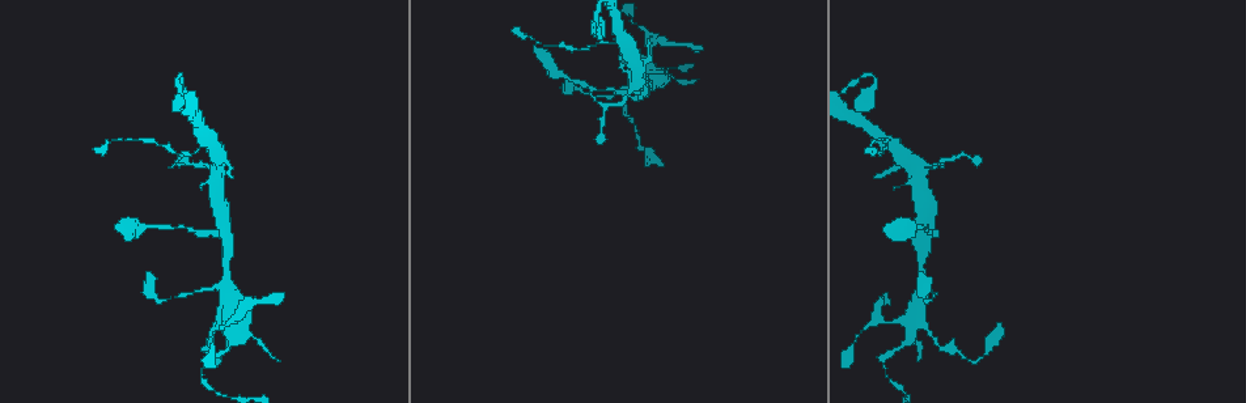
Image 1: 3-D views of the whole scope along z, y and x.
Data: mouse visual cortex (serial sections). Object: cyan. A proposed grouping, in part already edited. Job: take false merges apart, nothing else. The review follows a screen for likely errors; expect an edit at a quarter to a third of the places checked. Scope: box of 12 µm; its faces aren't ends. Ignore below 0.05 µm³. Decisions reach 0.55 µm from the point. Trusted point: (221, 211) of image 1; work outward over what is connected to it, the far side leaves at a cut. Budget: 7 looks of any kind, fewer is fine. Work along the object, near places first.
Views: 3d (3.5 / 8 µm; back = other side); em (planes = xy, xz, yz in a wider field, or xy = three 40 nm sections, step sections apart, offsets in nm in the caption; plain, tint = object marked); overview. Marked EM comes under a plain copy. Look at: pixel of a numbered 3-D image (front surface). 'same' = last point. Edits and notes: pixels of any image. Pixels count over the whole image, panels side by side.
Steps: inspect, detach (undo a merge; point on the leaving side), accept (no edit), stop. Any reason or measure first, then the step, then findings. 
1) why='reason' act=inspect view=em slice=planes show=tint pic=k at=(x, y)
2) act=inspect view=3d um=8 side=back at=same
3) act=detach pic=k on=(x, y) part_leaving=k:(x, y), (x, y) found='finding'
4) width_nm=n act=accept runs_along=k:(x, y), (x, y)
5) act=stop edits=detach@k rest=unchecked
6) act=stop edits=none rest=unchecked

why='branch point' act=inspect view=3d um=3.5 pic=1 at=(625, 48)

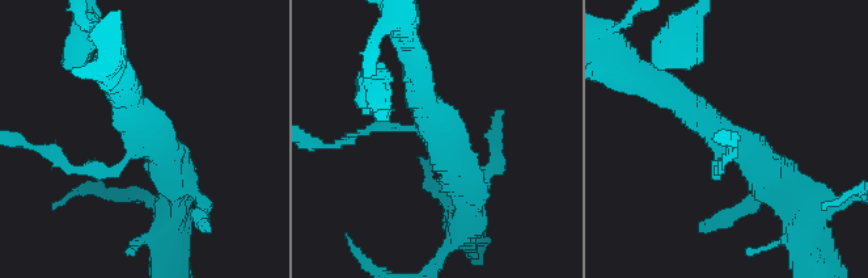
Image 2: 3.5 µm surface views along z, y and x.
arms=3 arm_widths_nm=100,350,400 act=inspect view=em slice=xy step=1 show=tint pic=2 at=(443, 137)

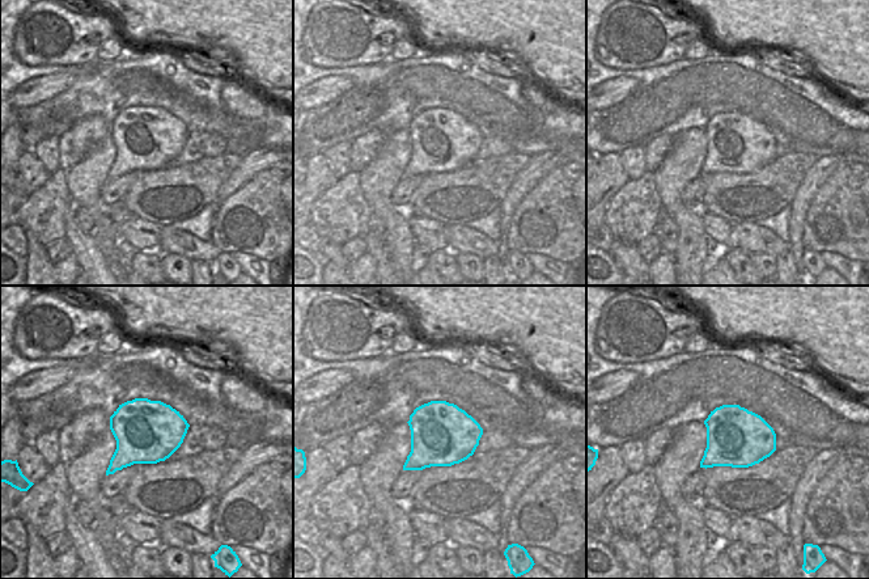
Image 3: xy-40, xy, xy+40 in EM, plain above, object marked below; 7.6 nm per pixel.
act=inspect view=em slice=xy step=2 show=tint at=same

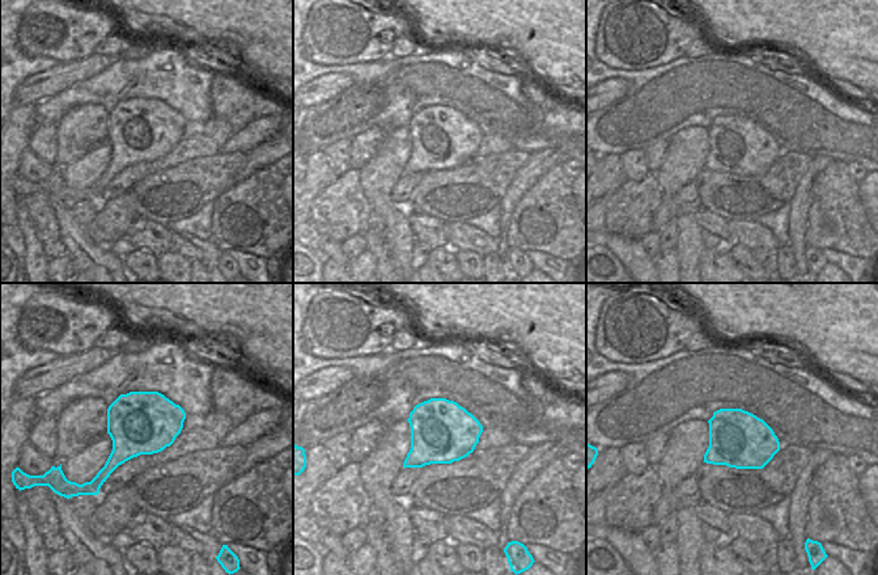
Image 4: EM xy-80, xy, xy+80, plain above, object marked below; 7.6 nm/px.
act=accept runs_along=2:(790, 182), (663, 89) found='all the same cell'

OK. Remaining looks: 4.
why='abrupt turn' act=inspect view=3d um=3.5 pic=1 at=(182, 73)

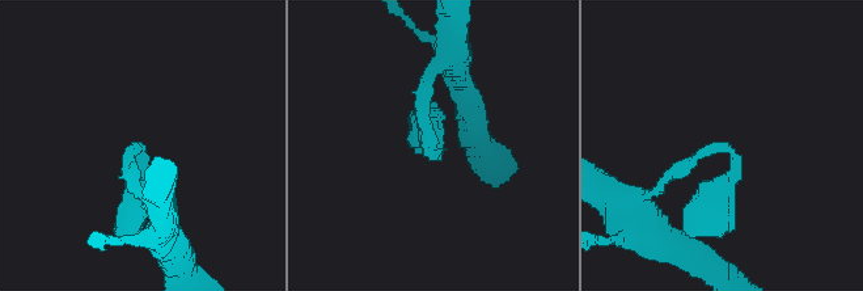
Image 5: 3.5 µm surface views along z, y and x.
act=inspect view=em slice=planes show=tint pic=5 at=(141, 147)

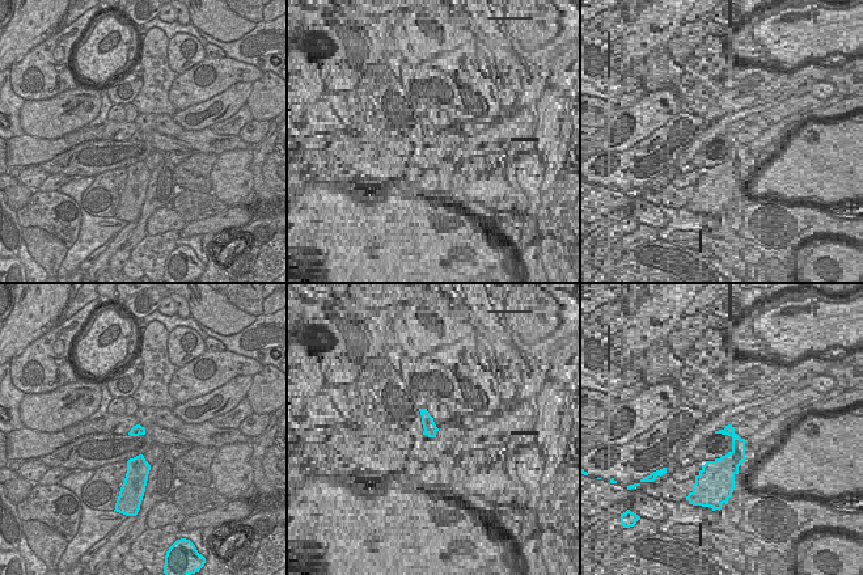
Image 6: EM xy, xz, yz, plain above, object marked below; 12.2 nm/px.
arm_widths_nm=200,350 act=accept runs_along=5:(430, 75), (434, 152), (421, 116) found='continuous, no second cell'

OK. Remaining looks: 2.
why='thin arm on a thick one' act=inspect view=3d um=3.5 pic=1 at=(233, 325)

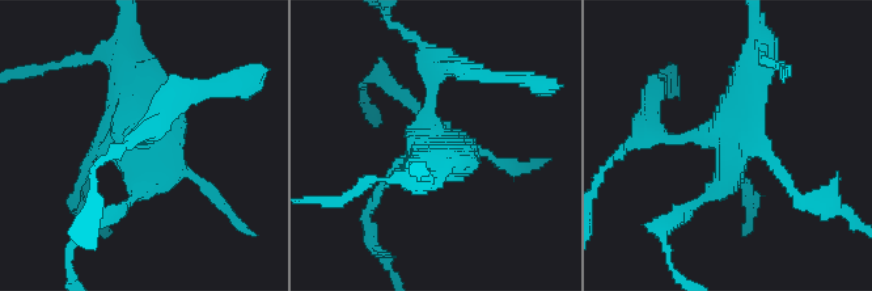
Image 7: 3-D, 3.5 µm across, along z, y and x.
act=inspect view=em slice=xy step=2 show=tint pic=7 at=(733, 154)

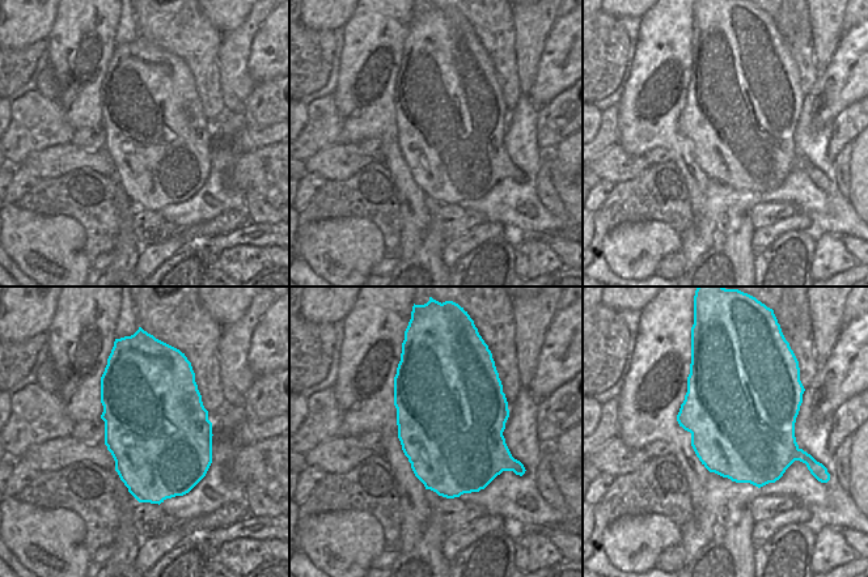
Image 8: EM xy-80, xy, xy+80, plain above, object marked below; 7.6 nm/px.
act=accept runs_along=7:(763, 47), (729, 173), (699, 201) found='all the same cell'

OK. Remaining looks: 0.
act=stop edits=none rest=unchecked

